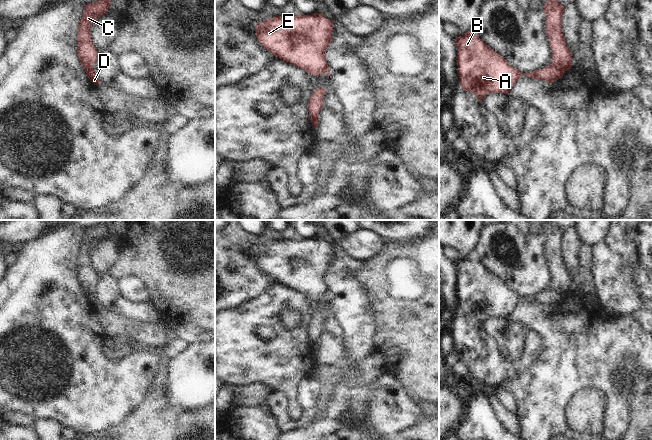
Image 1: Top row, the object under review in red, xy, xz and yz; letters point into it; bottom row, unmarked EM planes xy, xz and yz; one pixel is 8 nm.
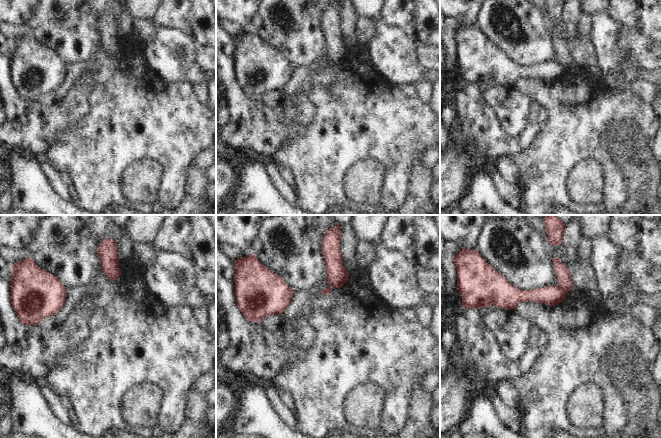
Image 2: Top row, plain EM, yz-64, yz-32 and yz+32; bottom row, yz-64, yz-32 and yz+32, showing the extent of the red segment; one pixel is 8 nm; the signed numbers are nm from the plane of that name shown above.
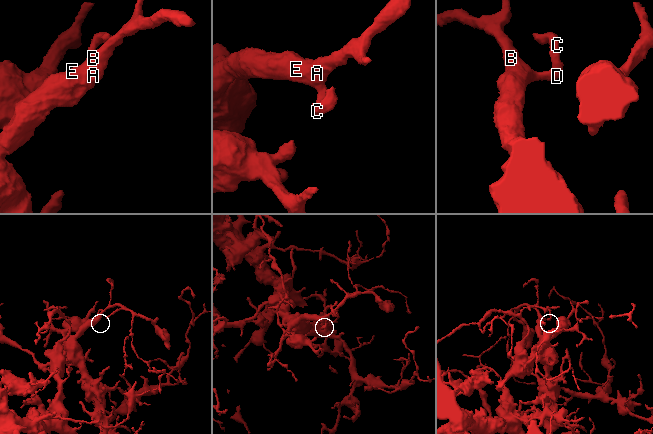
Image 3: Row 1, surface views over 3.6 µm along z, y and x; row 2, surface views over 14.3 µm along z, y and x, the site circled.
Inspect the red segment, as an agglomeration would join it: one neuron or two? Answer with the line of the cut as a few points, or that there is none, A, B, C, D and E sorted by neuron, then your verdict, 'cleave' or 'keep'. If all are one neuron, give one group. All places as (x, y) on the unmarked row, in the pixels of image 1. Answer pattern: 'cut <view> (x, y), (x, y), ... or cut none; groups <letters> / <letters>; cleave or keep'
cut yz (550, 288), (563, 296); groups A B D E / C; cleave

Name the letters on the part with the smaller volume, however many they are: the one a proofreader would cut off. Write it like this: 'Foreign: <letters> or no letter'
Foreign: C.

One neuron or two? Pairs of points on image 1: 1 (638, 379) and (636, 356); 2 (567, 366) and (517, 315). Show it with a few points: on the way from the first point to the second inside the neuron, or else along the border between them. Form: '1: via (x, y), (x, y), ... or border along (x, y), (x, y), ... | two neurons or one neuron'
1: border along (640, 369), (637, 369), (631, 376), (630, 391) | two neurons
2: via (566, 350), (533, 317) | one neuron

